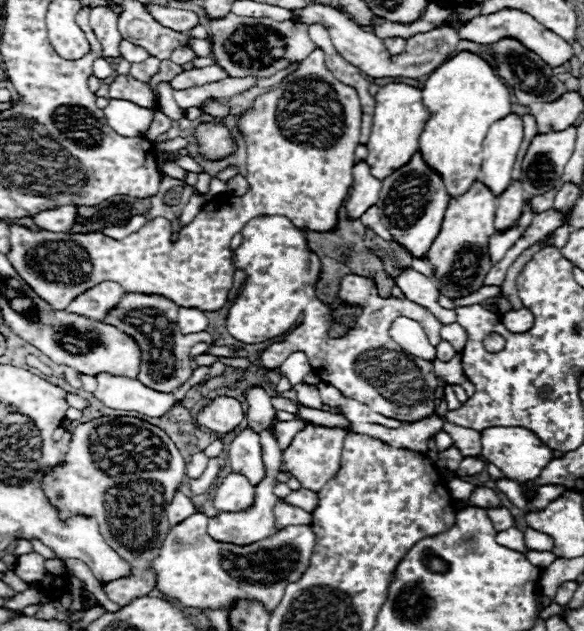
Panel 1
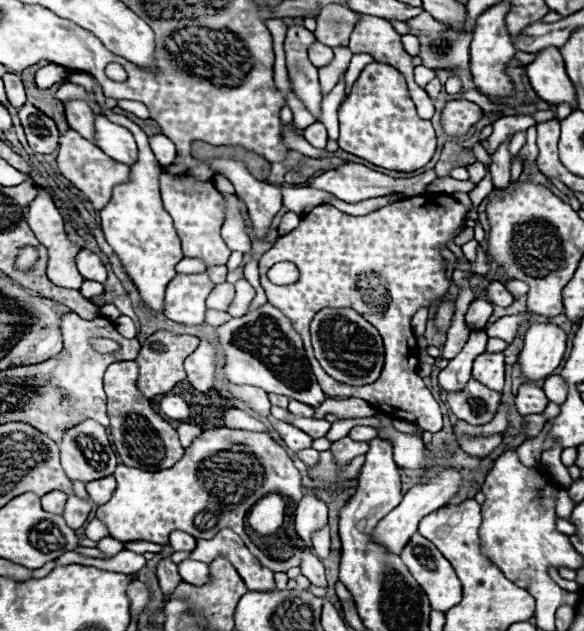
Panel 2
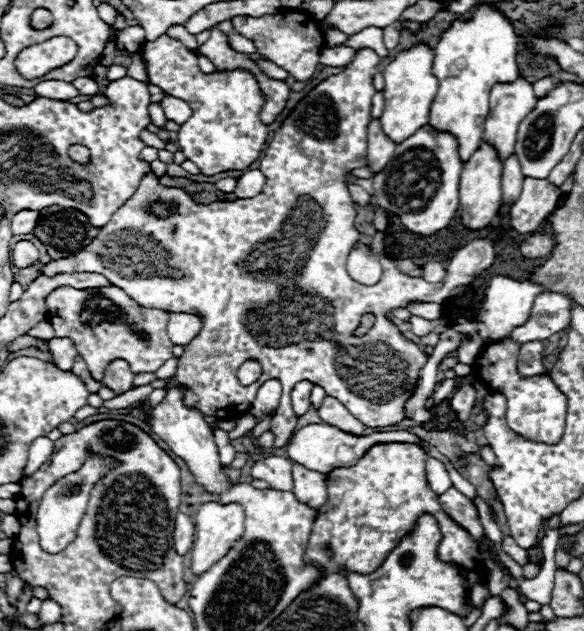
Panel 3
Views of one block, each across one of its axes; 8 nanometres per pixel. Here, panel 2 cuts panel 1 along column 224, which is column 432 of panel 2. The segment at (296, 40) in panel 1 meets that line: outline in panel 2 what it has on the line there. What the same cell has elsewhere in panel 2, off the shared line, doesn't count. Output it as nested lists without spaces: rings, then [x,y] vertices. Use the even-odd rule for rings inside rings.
[[[422,12],[416,18],[406,20],[410,26],[410,34],[414,34],[420,40],[422,46],[422,66],[430,70],[450,70],[458,72],[468,68],[468,50],[472,42],[472,32],[476,22],[466,20],[462,32],[452,32],[448,30],[446,24],[436,22],[430,14]]]

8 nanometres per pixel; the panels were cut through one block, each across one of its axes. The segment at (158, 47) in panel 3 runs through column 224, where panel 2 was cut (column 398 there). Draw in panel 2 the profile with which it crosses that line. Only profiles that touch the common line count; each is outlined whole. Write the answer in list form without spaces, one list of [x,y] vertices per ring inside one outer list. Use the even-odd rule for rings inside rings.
[[[366,64],[352,86],[352,92],[342,102],[338,116],[340,148],[376,166],[398,172],[414,172],[426,166],[436,152],[436,134],[430,120],[418,118],[402,74],[390,64]]]

